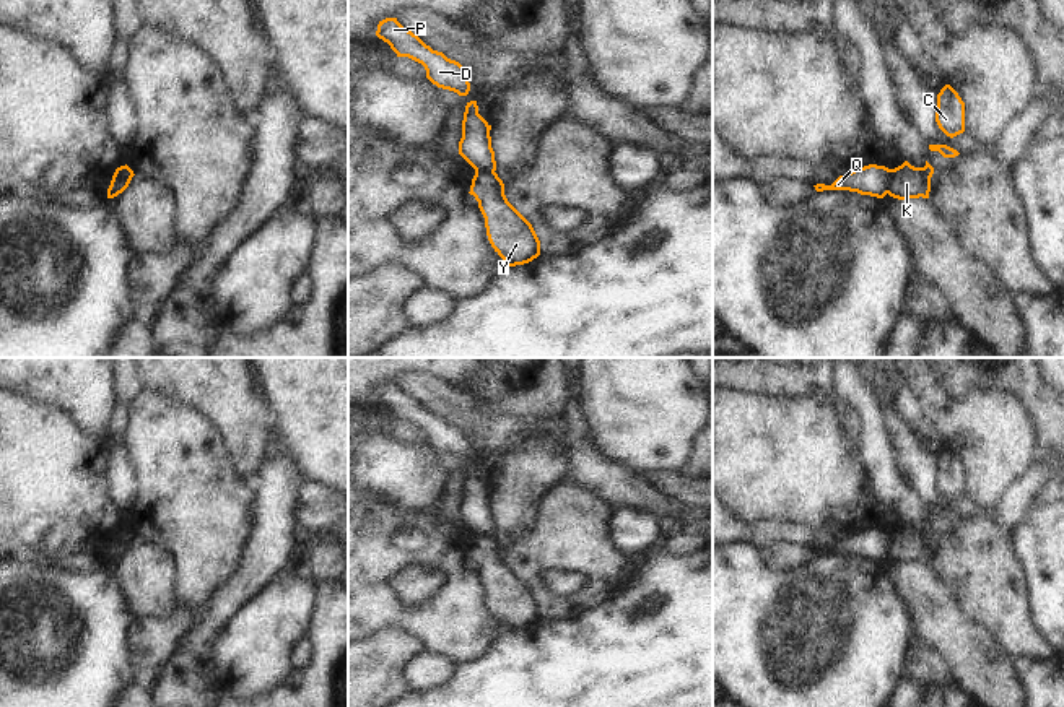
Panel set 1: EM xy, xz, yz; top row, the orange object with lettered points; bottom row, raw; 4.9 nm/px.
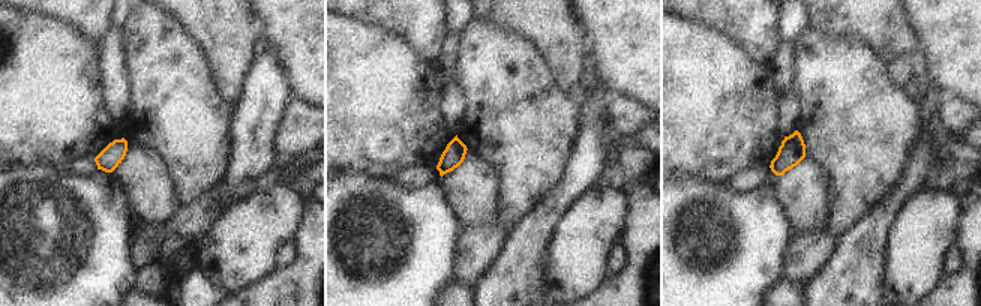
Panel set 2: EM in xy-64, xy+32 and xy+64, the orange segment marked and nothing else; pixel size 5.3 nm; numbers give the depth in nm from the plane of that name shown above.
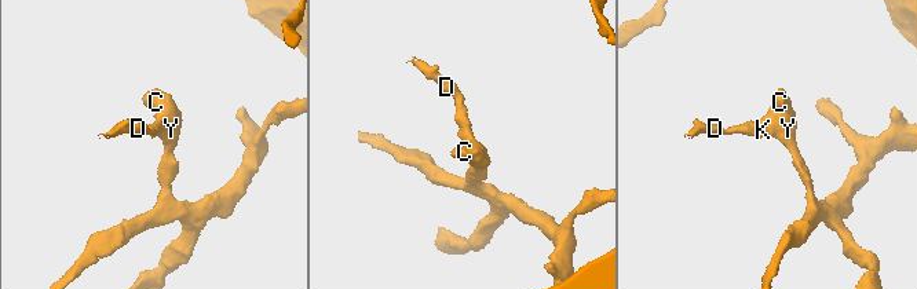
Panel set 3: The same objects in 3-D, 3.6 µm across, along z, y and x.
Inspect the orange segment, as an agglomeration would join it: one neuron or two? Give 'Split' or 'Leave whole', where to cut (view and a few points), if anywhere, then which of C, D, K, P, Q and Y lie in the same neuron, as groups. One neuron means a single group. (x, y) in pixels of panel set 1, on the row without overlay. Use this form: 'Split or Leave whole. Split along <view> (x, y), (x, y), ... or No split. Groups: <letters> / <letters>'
Split. Split along yz (890, 533), (887, 556). Groups: C K Y / D P Q.

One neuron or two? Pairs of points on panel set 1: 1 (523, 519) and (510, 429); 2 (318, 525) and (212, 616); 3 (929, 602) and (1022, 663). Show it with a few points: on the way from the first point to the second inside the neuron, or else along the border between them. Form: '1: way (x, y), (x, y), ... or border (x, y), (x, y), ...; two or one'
1: border (549, 433), (532, 431), (500, 460); two
2: border (306, 483), (300, 499), (298, 520); two
3: border (1014, 660), (1016, 672), (1025, 689); two

